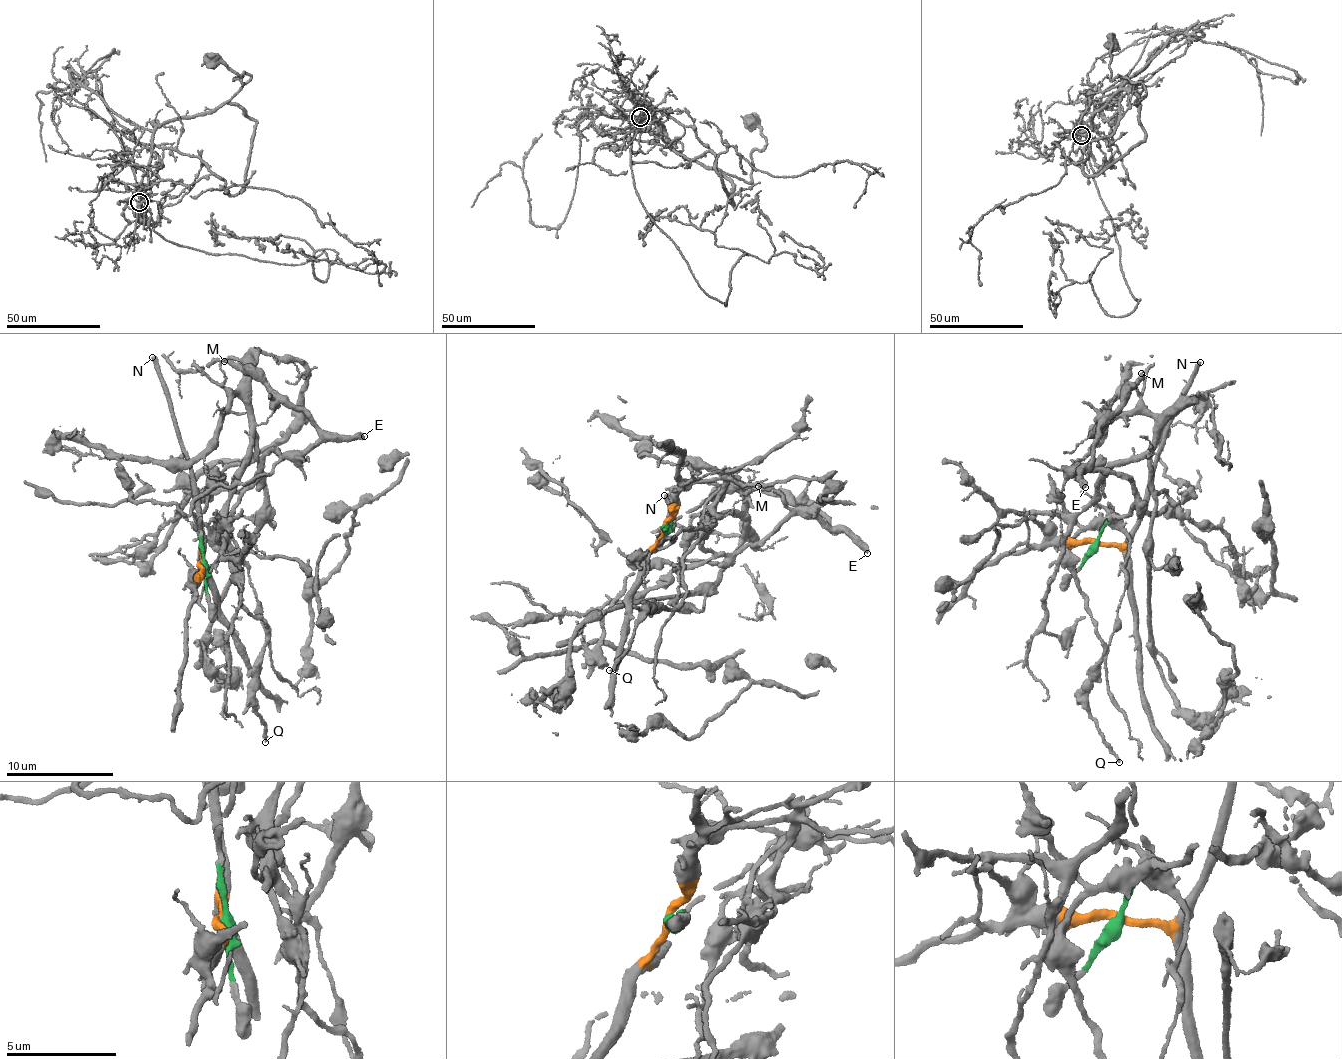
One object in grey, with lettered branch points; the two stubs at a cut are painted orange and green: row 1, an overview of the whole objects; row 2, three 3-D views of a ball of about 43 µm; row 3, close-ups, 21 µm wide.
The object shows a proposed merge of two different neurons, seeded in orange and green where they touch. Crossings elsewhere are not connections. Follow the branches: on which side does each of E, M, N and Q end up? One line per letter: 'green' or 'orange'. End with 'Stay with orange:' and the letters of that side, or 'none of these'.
E: green
M: green
N: orange
Q: green
Stay with orange: N

